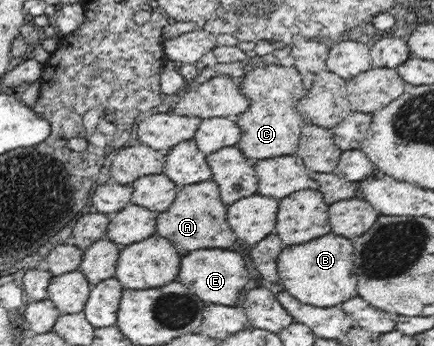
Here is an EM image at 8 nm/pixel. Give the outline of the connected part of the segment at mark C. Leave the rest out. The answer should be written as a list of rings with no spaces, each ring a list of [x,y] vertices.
[[[262,65],[250,72],[241,73],[240,81],[242,93],[250,99],[250,103],[249,107],[235,118],[241,129],[237,147],[246,158],[254,162],[294,155],[303,125],[306,124],[306,120],[297,109],[297,103],[308,92],[296,67]]]

